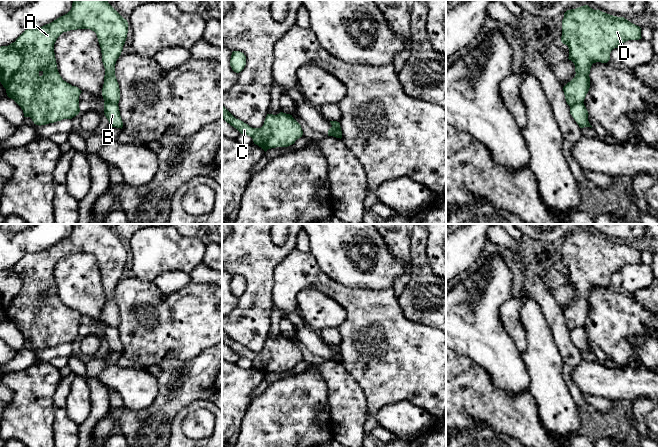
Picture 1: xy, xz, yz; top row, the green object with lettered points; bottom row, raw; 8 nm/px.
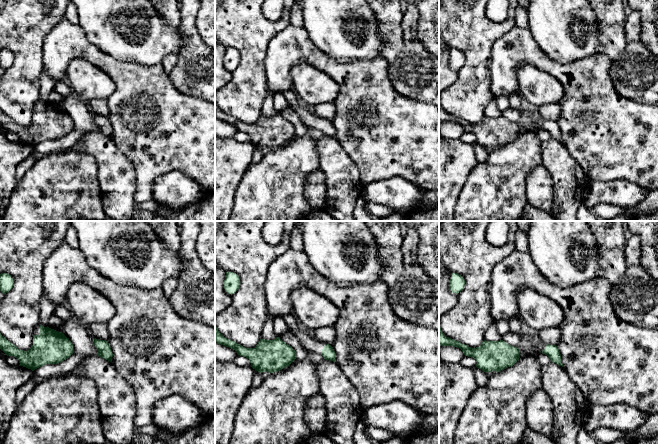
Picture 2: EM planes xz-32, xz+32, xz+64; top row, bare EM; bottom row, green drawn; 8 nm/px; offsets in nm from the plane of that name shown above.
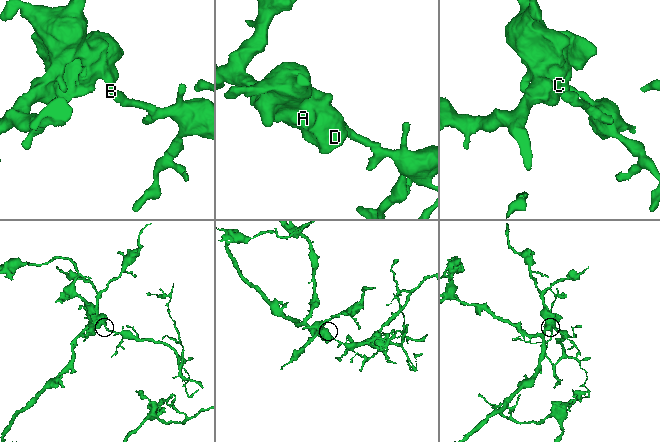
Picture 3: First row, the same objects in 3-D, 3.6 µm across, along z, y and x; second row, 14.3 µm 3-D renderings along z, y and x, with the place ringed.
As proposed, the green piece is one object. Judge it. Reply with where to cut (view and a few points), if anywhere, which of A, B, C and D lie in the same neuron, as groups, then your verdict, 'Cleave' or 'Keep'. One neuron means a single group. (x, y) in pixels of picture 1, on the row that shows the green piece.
Split along xy (105, 100), (117, 104). Groups: A C D / B. Cleave

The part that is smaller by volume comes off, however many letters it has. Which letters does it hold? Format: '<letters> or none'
B

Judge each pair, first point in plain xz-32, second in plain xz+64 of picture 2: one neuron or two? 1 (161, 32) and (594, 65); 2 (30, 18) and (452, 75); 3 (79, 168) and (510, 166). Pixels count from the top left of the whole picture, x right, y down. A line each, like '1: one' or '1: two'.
1: two
2: two
3: one

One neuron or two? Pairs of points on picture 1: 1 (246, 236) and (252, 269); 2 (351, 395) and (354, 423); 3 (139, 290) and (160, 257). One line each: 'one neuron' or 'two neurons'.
1: one neuron
2: one neuron
3: two neurons

